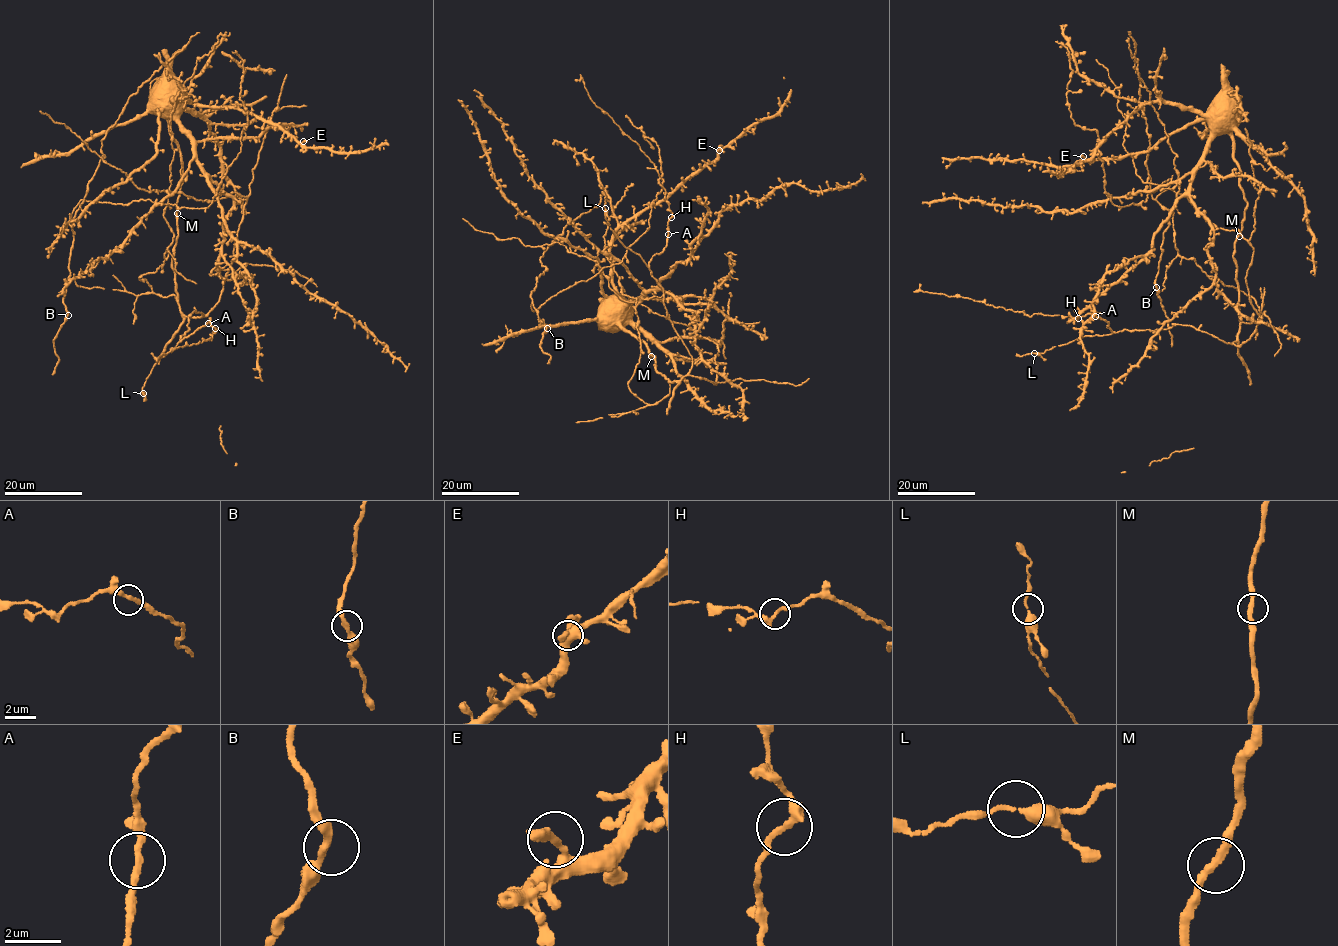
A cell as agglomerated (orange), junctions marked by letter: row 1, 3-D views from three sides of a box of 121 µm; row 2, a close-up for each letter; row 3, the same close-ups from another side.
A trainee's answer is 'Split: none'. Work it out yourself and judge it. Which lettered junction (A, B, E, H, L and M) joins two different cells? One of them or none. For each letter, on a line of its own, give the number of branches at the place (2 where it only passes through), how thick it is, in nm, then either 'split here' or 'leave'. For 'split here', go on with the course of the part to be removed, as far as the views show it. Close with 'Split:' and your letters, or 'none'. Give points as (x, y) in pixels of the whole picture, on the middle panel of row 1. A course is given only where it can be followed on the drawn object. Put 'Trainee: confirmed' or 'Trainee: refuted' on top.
Trainee: confirmed
A: branches 2; calibre 240 nm; leave
B: branches 2; calibre 280 nm; leave
E: branches 2; calibre 280 nm; leave
H: branches 2; calibre 280 nm; leave
L: branches 2; calibre 300 nm; leave
M: branches 2; calibre 300 nm; leave
Split: none

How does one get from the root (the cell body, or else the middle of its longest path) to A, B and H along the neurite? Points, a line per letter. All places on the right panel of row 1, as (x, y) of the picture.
A: (1232, 98), (1238, 110), (1233, 159), (1247, 205), (1233, 254), (1236, 341), (1177, 324), (1114, 332), (1095, 316)
B: (1232, 98), (1191, 171), (1140, 192), (1145, 199), (1171, 180), (1156, 197), (1169, 213), (1156, 287)
H: (1232, 98), (1233, 159), (1247, 205), (1233, 254), (1236, 341), (1177, 324), (1114, 332), (1094, 315), (1079, 318)

